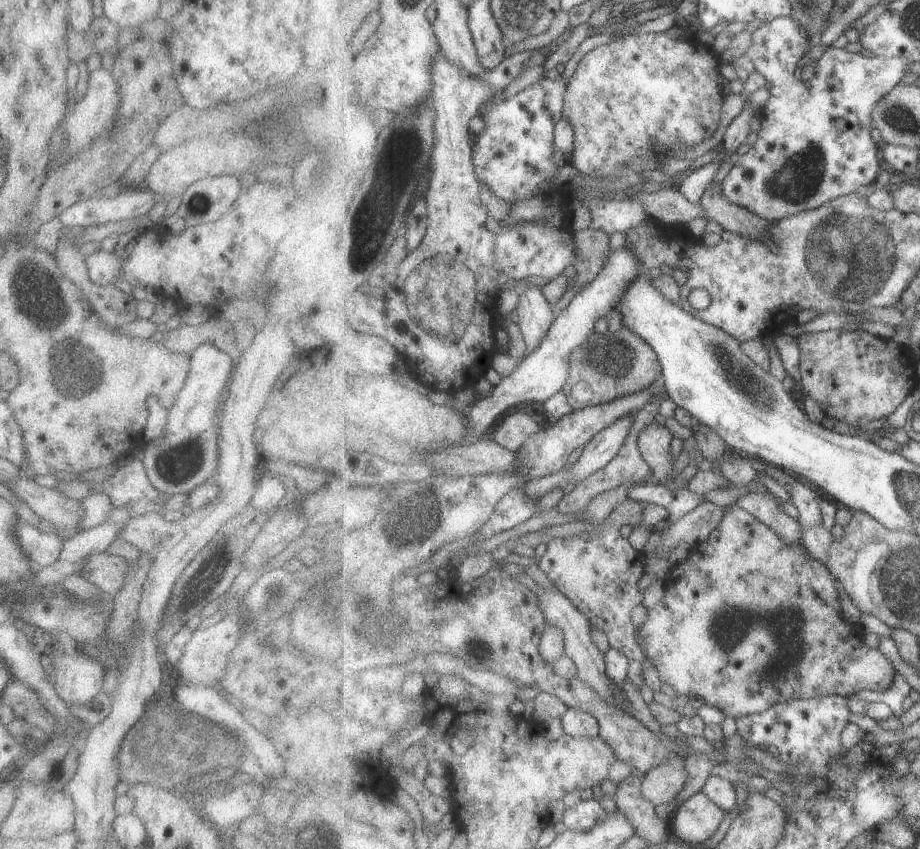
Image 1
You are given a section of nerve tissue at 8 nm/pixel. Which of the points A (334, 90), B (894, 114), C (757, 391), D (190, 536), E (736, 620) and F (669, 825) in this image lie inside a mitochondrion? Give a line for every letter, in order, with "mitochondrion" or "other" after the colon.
A: other
B: mitochondrion
C: mitochondrion
D: other
E: mitochondrion
F: other

